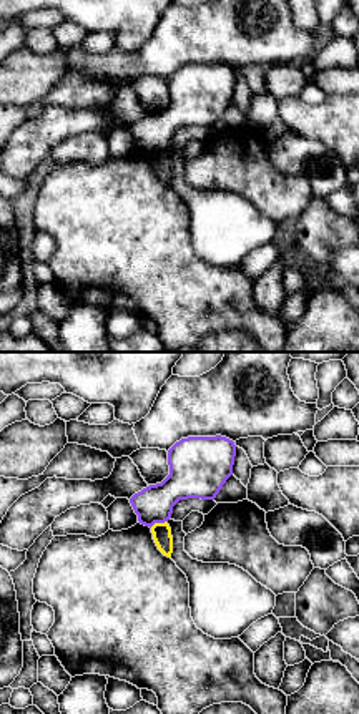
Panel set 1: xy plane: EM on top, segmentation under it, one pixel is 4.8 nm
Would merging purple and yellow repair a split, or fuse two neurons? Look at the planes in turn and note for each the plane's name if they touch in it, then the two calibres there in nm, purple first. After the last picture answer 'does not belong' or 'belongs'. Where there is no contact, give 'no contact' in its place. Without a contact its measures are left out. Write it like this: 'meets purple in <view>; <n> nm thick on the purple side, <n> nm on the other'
meets purple in xy; 180 nm thick on the purple side, 100 nm on the other

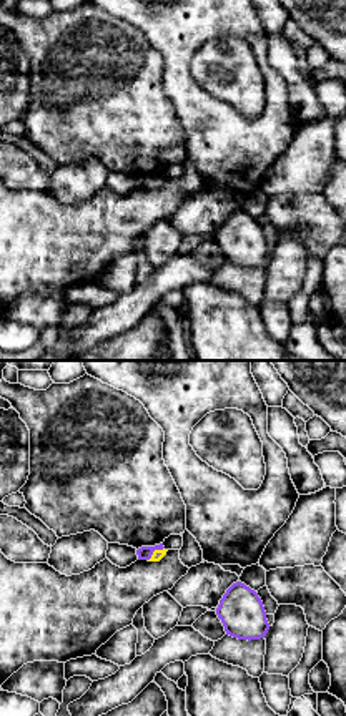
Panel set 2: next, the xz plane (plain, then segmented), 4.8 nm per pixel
meets purple in xz; 60 nm thick on the purple side, 50 nm on the other

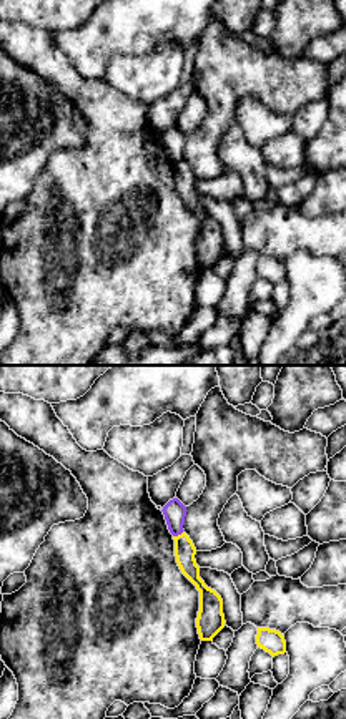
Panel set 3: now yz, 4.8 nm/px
meets purple in yz; 110 nm thick on the purple side, 100 nm on the other

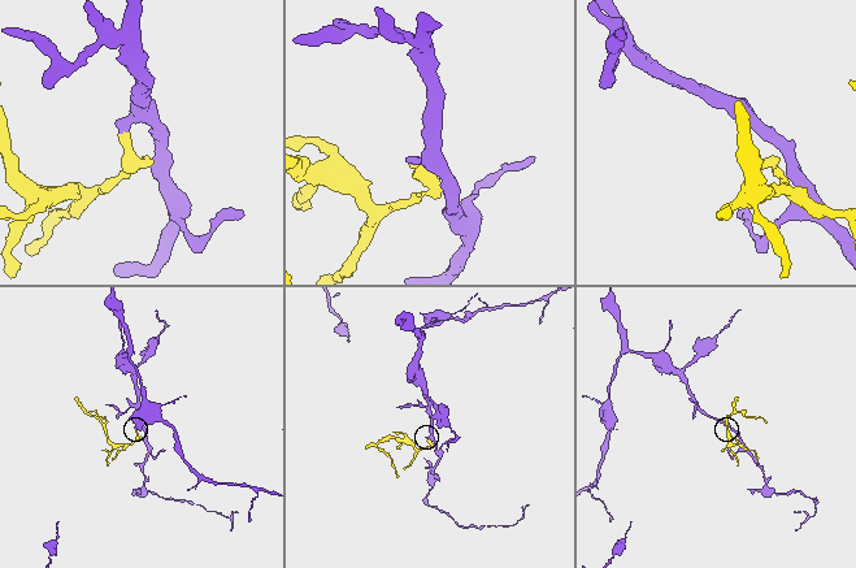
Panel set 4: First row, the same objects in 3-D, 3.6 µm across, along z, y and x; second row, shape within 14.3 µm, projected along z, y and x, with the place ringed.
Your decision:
does not belong

